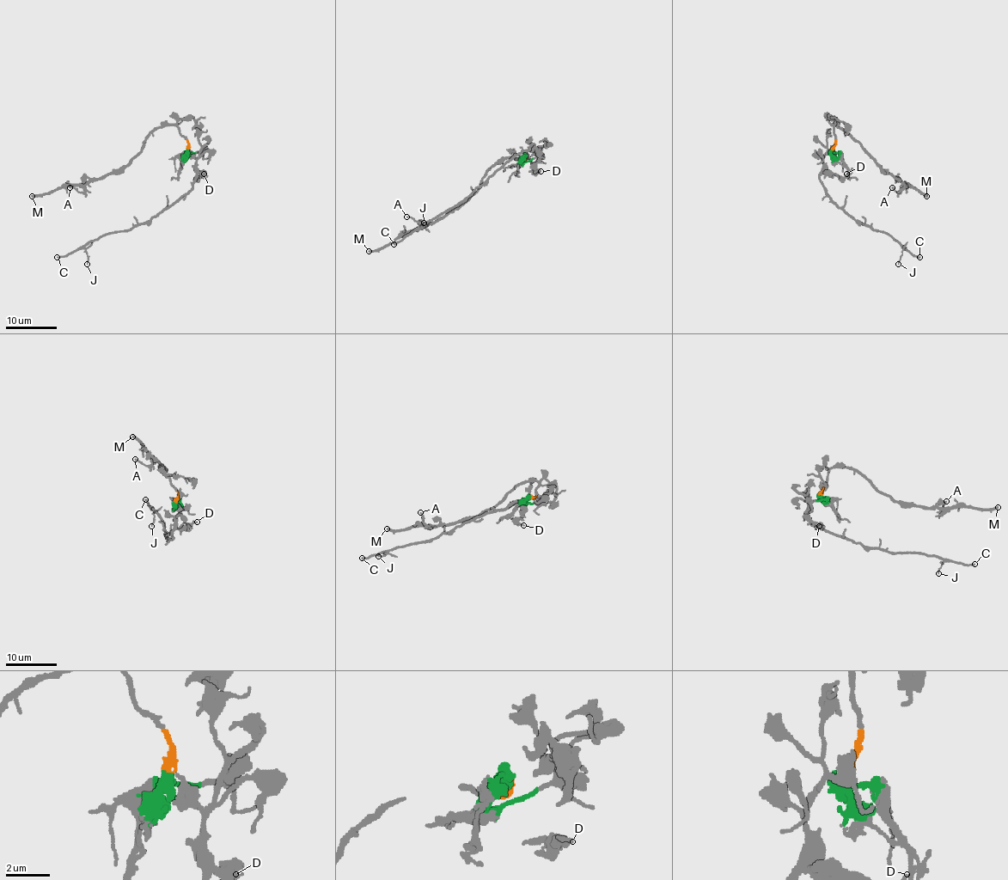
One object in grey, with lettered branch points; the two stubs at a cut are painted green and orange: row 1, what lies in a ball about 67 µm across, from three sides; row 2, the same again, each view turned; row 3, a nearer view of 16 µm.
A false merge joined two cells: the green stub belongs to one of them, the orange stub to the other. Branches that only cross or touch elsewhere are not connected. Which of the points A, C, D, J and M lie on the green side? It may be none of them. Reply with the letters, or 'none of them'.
C, D, J

